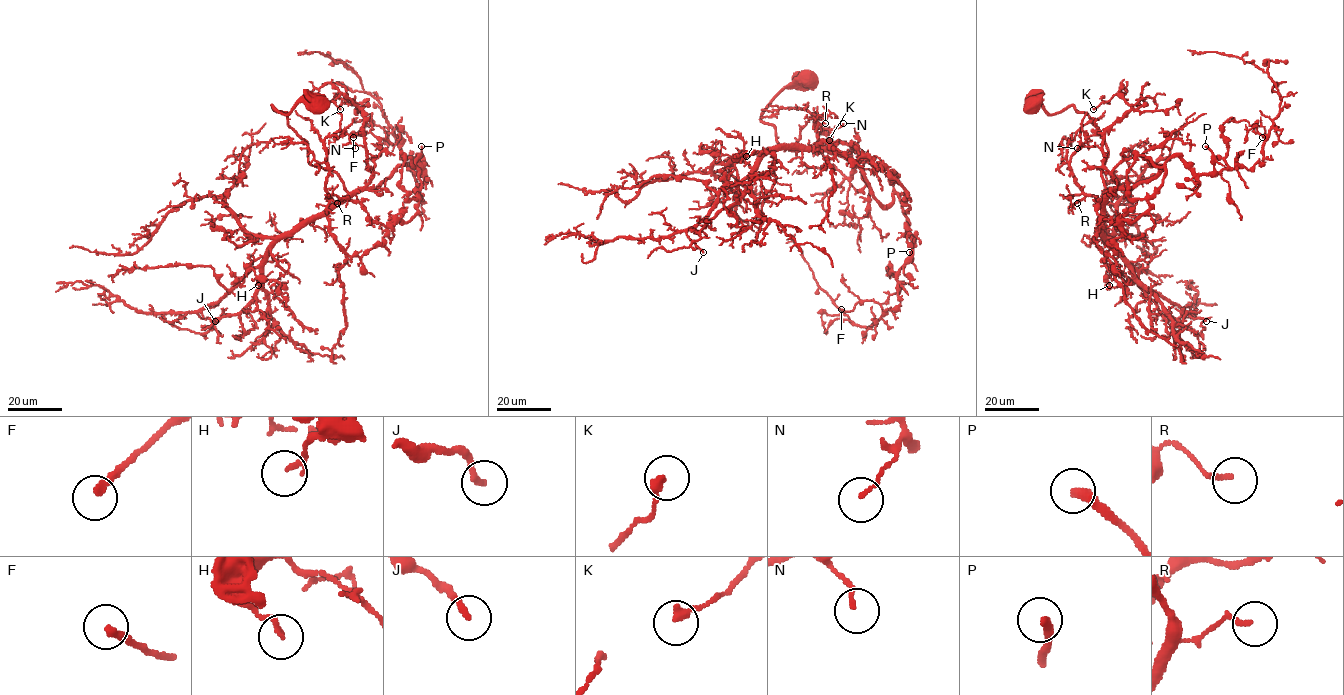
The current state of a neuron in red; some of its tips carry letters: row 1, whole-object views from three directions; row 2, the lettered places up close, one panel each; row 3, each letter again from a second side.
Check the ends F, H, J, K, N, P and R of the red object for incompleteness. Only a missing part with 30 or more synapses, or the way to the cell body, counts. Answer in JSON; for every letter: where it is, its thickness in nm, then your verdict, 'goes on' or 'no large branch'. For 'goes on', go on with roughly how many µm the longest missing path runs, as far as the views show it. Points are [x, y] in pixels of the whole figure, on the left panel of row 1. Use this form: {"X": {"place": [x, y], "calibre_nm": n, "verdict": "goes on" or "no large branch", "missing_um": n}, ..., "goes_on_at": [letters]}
{"F": {"place": [353, 137], "calibre_nm": 280, "verdict": "no large branch"}, "H": {"place": [258, 285], "calibre_nm": 170, "verdict": "no large branch"}, "J": {"place": [215, 321], "calibre_nm": 220, "verdict": "no large branch"}, "K": {"place": [340, 109], "calibre_nm": 260, "verdict": "no large branch"}, "N": {"place": [355, 148], "calibre_nm": 110, "verdict": "no large branch"}, "P": {"place": [421, 146], "calibre_nm": 320, "verdict": "goes on", "missing_um": 15}, "R": {"place": [337, 203], "calibre_nm": 150, "verdict": "no large branch"}, "goes_on_at": ["P"]}

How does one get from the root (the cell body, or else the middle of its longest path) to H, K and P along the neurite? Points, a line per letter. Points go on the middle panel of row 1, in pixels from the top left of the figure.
H: (808, 81), (788, 84), (760, 120), (796, 154), (836, 155), (771, 148), (752, 168), (737, 159), (746, 156)
K: (808, 81), (760, 120), (796, 154), (857, 163), (854, 148), (849, 177), (824, 157), (829, 140)
P: (808, 81), (788, 84), (760, 120), (796, 154), (847, 157), (882, 205), (896, 194), (907, 260), (909, 252)

